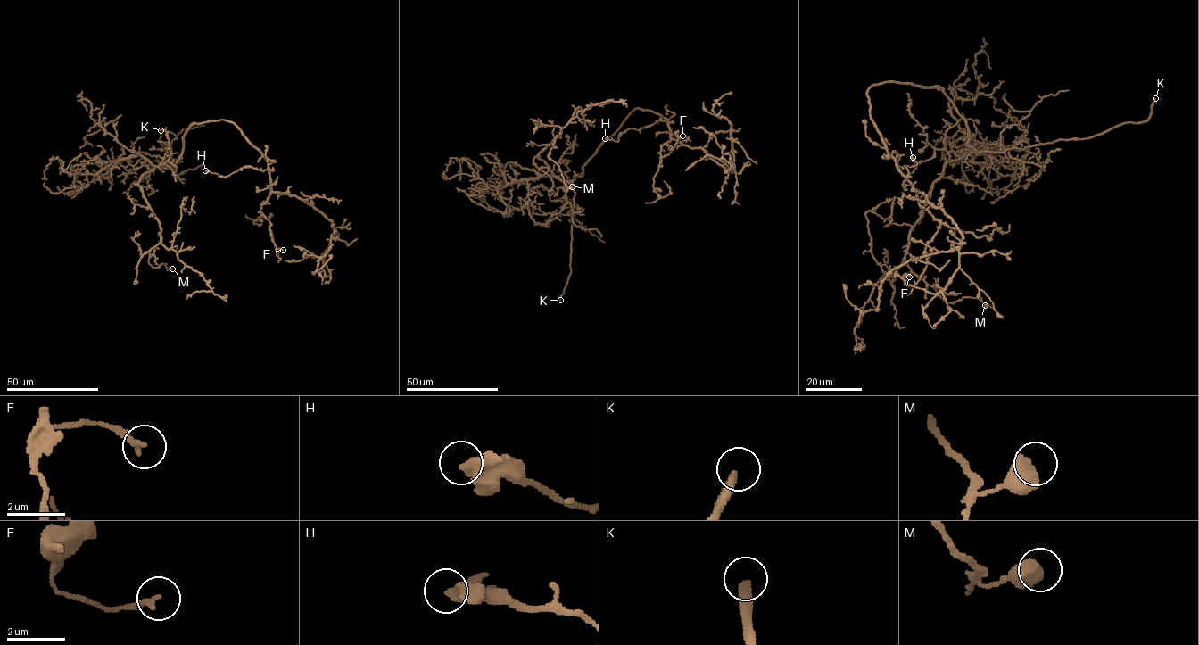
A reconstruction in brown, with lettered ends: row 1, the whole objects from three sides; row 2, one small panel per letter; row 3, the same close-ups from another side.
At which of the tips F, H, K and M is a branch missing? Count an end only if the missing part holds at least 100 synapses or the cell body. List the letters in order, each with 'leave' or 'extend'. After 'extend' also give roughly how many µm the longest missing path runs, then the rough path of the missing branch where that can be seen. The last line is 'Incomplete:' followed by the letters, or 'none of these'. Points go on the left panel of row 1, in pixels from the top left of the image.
F: leave
H: leave
K: extend; about 20 µm are missing; missing branch runs (161, 130), (162, 120), (176, 106)
M: leave
Incomplete: K

